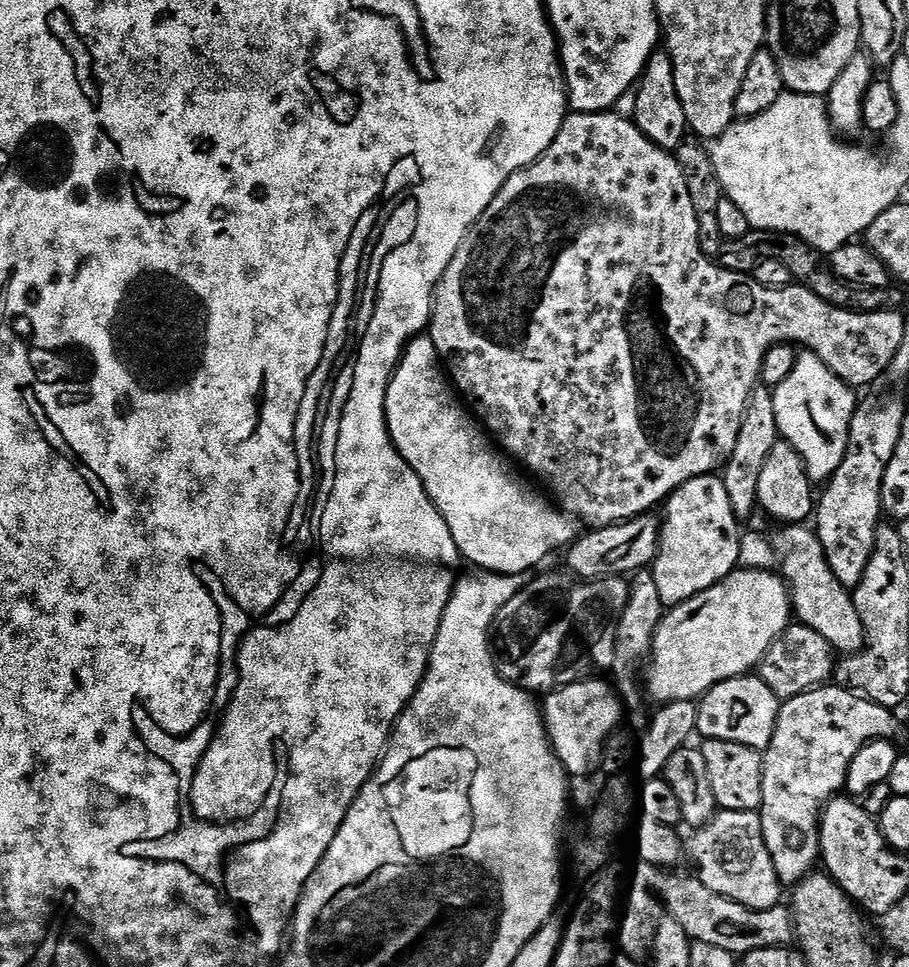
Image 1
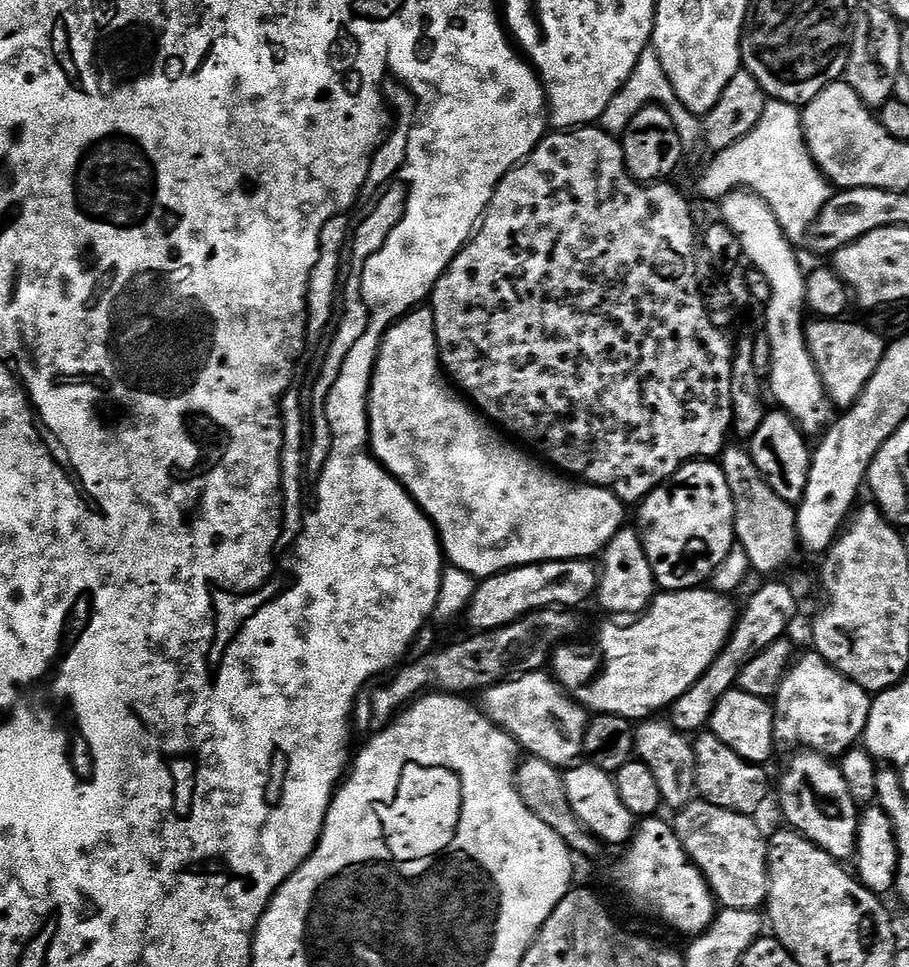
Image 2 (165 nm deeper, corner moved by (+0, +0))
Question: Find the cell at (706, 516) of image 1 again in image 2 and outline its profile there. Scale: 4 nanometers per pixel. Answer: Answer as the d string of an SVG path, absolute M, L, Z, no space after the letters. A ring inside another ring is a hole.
M694 460L684 464L667 484L660 485L645 500L640 501L638 511L638 531L644 543L646 558L650 558L650 570L654 570L657 589L666 592L681 592L707 585L737 543L730 486L726 486L724 469L712 460Z

